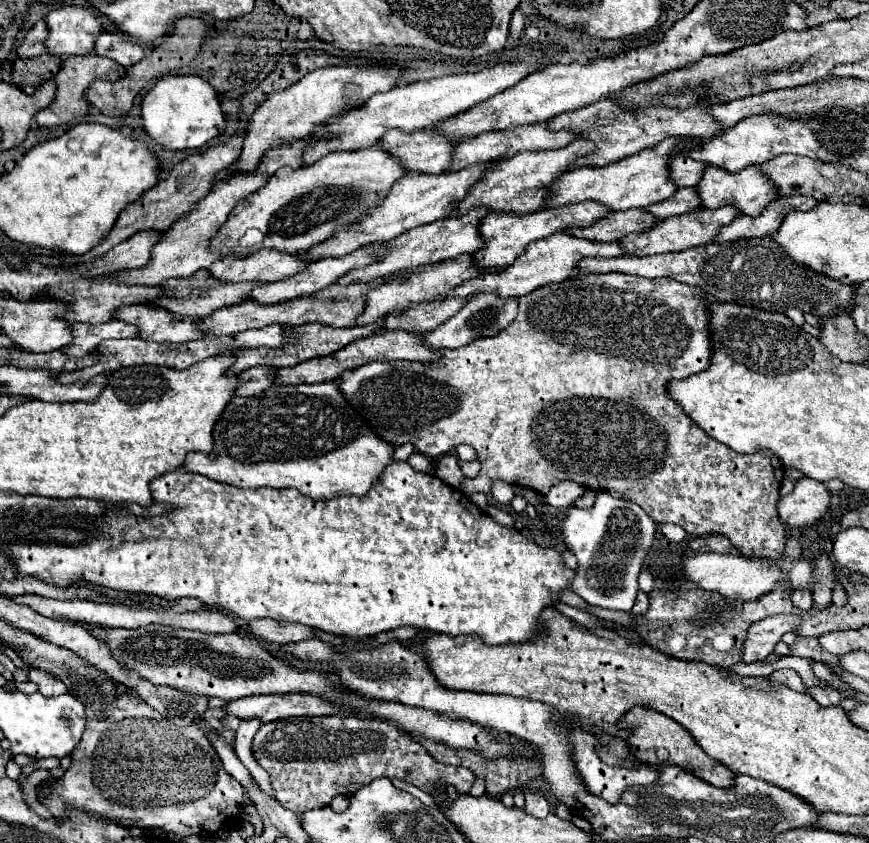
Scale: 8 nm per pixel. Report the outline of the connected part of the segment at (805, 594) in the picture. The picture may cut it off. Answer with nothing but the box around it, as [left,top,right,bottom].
[791,589,814,611]

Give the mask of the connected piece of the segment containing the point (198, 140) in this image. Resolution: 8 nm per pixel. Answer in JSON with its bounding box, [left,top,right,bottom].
[142,75,226,151]

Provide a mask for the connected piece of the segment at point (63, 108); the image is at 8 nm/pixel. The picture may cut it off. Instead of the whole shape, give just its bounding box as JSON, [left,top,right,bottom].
[34,55,126,127]

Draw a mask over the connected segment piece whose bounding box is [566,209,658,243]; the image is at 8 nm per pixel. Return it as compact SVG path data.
M628 209L628 211L614 211L608 213L608 217L598 219L590 227L570 227L566 229L568 235L588 239L588 241L618 241L628 233L642 233L646 229L652 229L658 223L650 213L644 209Z

